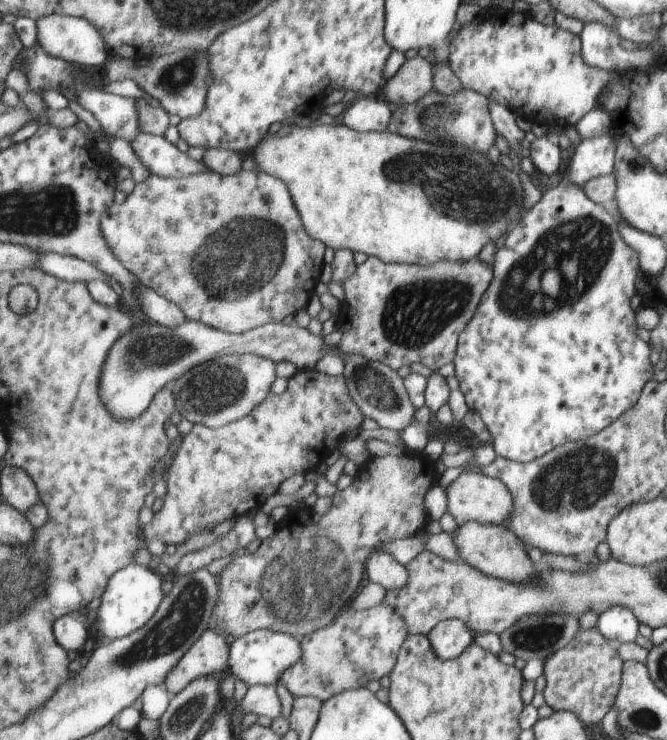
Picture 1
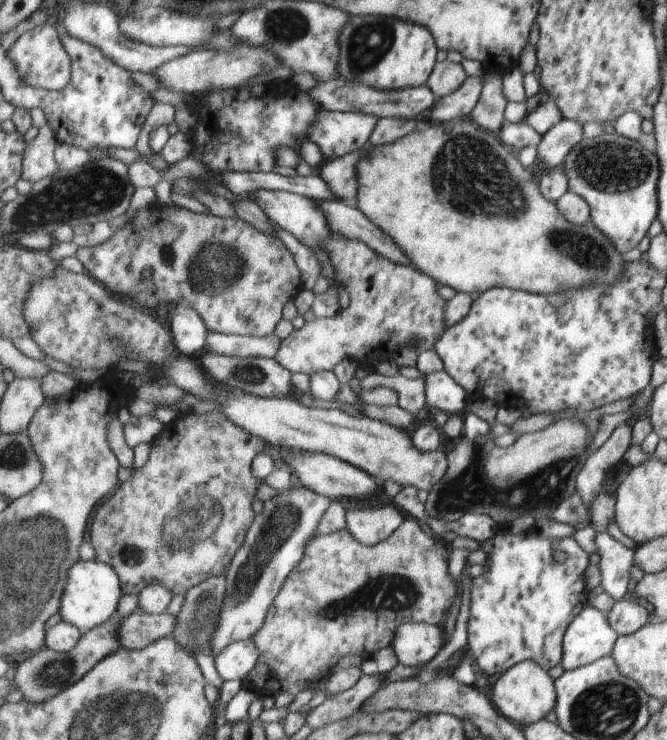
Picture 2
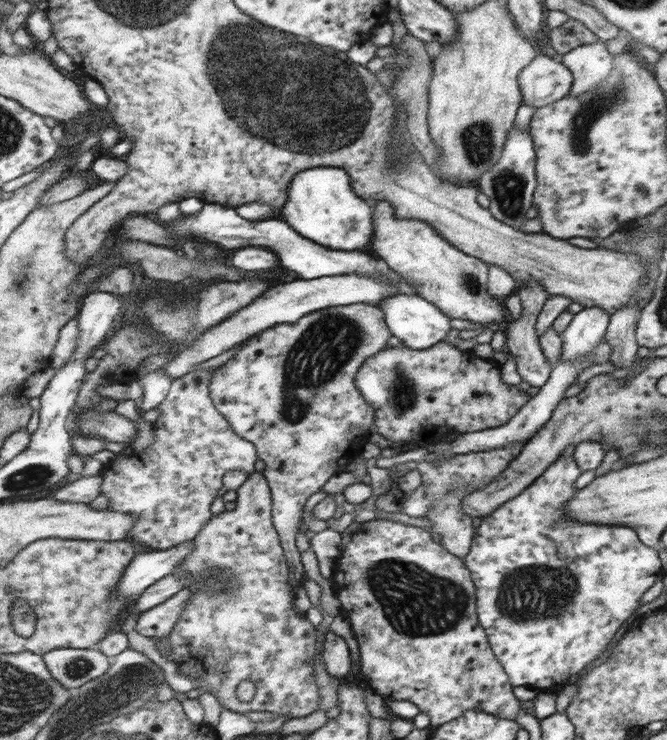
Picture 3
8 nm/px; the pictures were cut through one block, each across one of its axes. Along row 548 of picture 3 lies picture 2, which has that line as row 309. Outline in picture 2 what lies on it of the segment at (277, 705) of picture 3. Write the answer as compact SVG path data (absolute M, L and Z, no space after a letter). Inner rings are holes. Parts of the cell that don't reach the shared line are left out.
M155 203L139 212L101 245L82 247L78 251L77 258L86 266L87 272L108 286L114 294L132 298L146 309L151 306L149 295L153 295L153 299L160 303L189 300L206 321L210 331L260 338L275 332L283 319L284 305L294 300L302 286L300 270L292 258L292 252L280 238L236 216L196 213L179 205L163 206ZM148 267L155 270L151 282L145 281L145 270Z

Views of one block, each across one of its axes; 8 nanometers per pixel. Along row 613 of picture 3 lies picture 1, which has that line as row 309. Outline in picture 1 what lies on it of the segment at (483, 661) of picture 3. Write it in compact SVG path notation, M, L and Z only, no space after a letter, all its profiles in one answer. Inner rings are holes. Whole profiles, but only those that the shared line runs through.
M368 257L352 278L344 282L345 305L339 313L337 328L343 332L339 348L344 354L360 354L371 361L387 364L395 371L414 362L424 364L438 372L442 366L453 362L457 342L466 324L476 314L482 296L493 277L492 265L484 264L479 257L468 262L440 260L430 266L382 262L378 257Z

